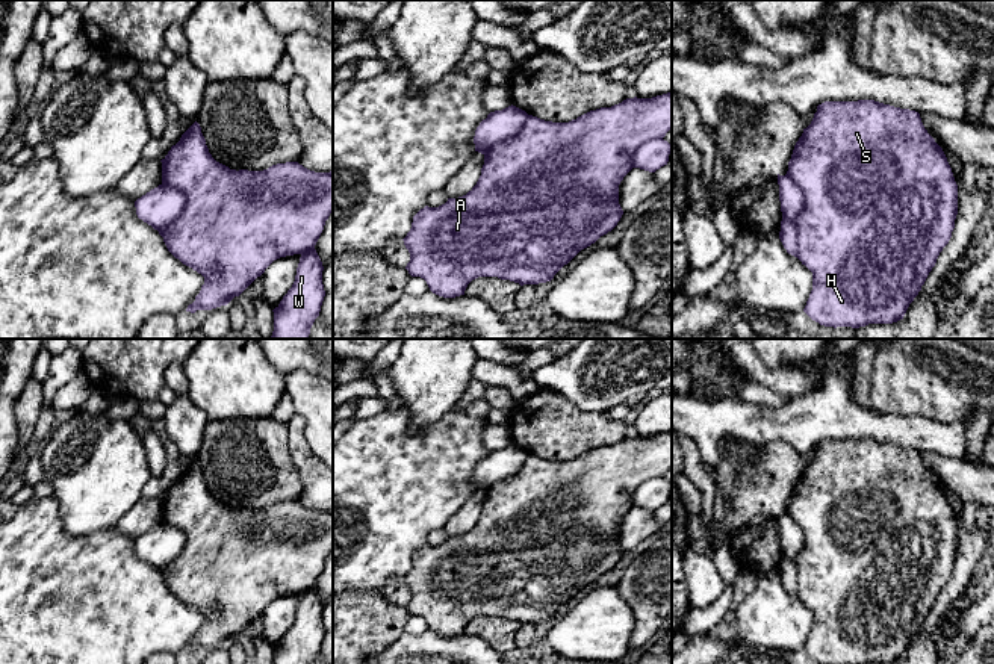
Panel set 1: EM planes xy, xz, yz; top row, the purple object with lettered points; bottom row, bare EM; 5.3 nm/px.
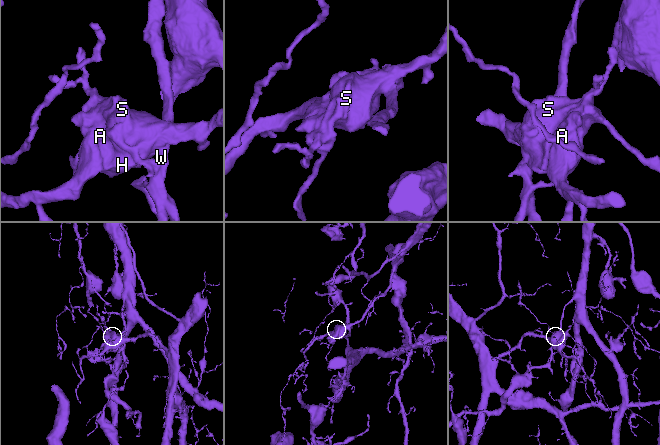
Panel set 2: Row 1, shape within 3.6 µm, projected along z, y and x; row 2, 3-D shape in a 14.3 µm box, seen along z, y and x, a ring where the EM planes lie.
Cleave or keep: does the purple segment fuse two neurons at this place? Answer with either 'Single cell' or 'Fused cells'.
Fused cells

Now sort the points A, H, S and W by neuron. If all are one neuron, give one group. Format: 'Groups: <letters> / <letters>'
Groups: A H S / W

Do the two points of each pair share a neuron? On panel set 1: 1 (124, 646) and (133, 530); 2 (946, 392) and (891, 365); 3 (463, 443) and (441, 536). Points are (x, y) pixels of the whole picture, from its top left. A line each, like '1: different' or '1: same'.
1: different
2: same
3: different

